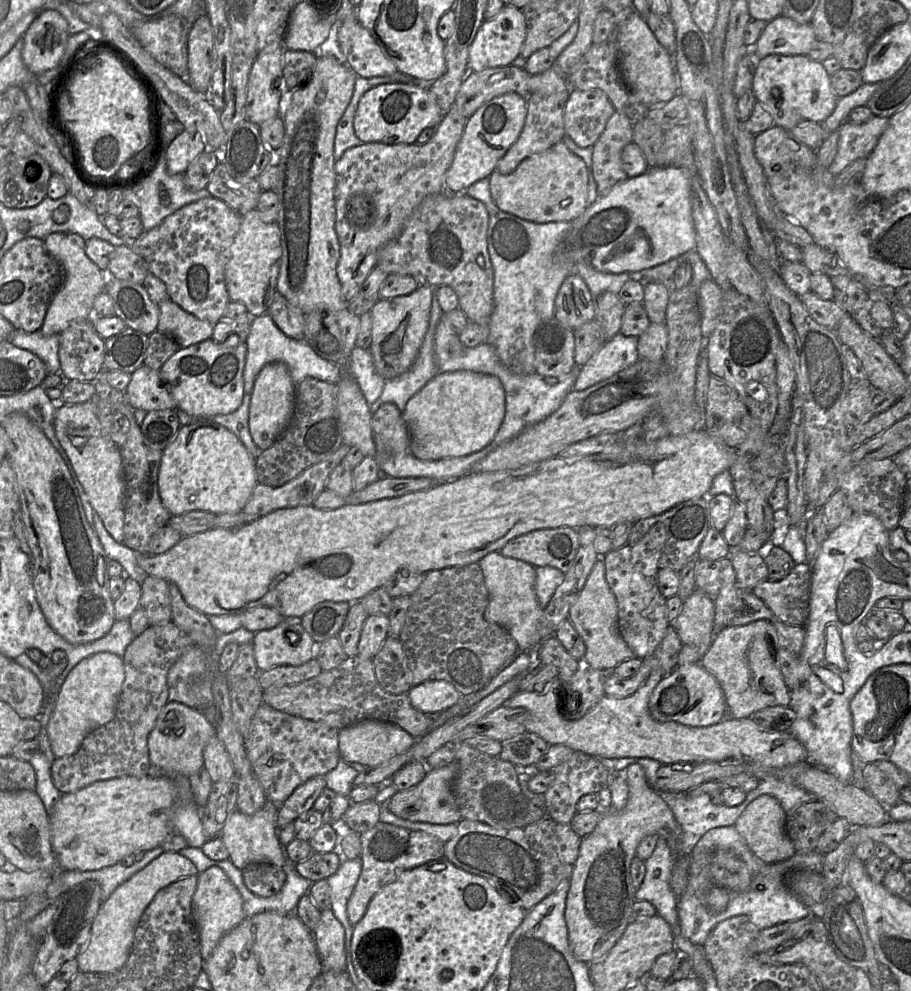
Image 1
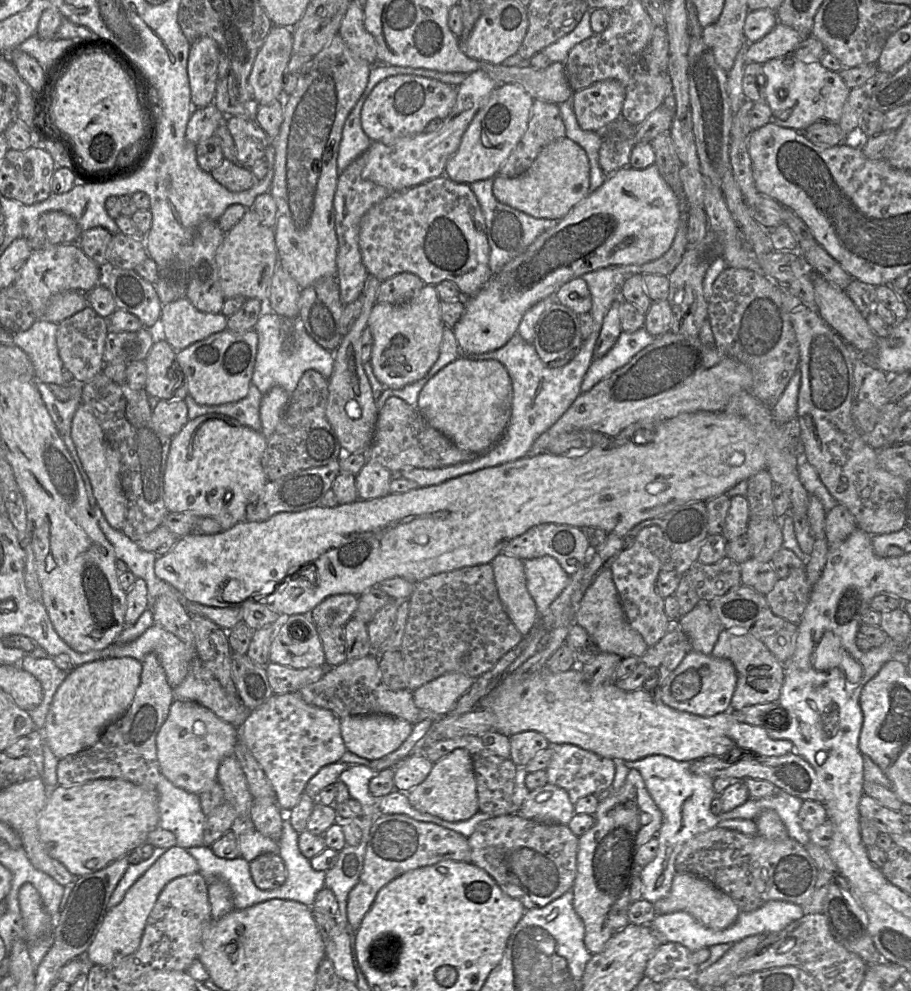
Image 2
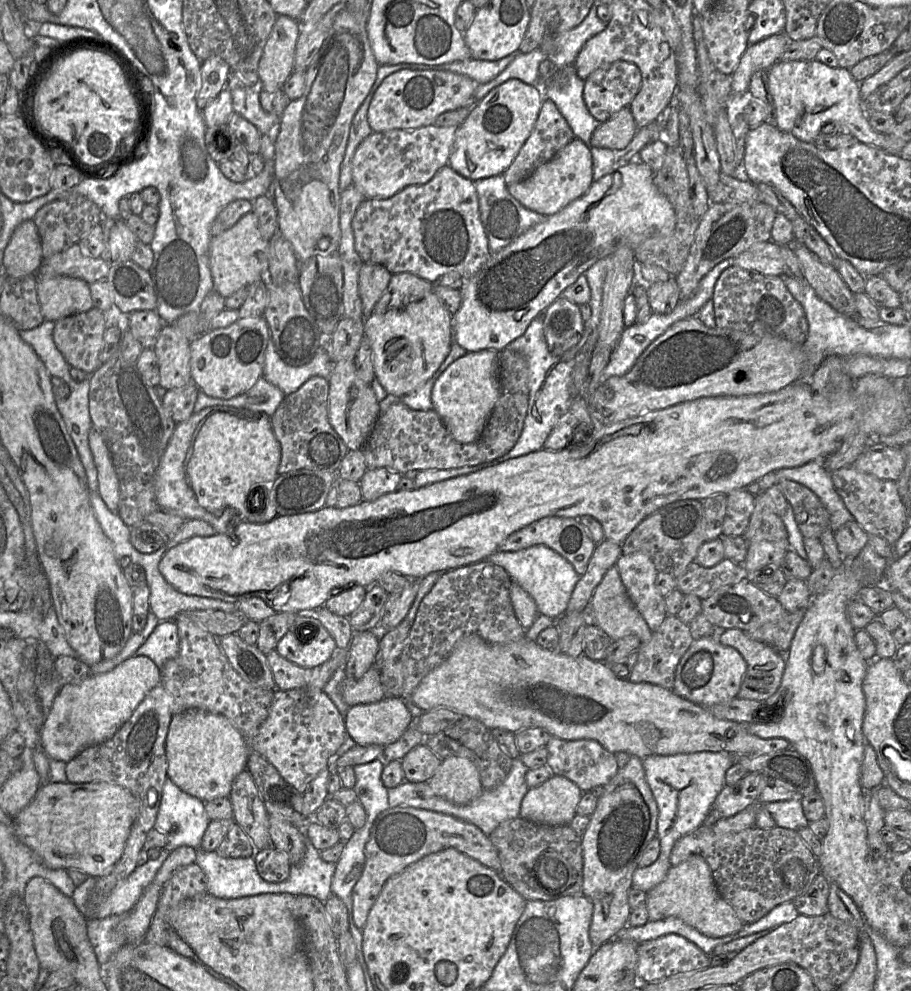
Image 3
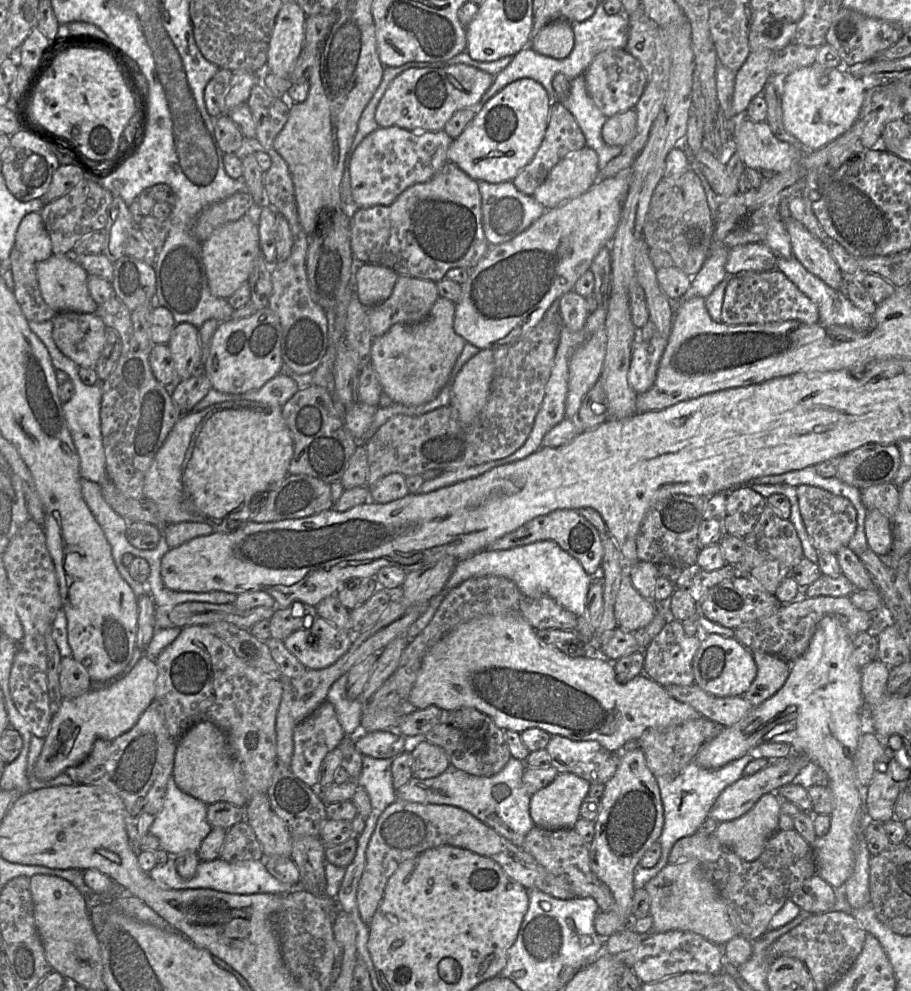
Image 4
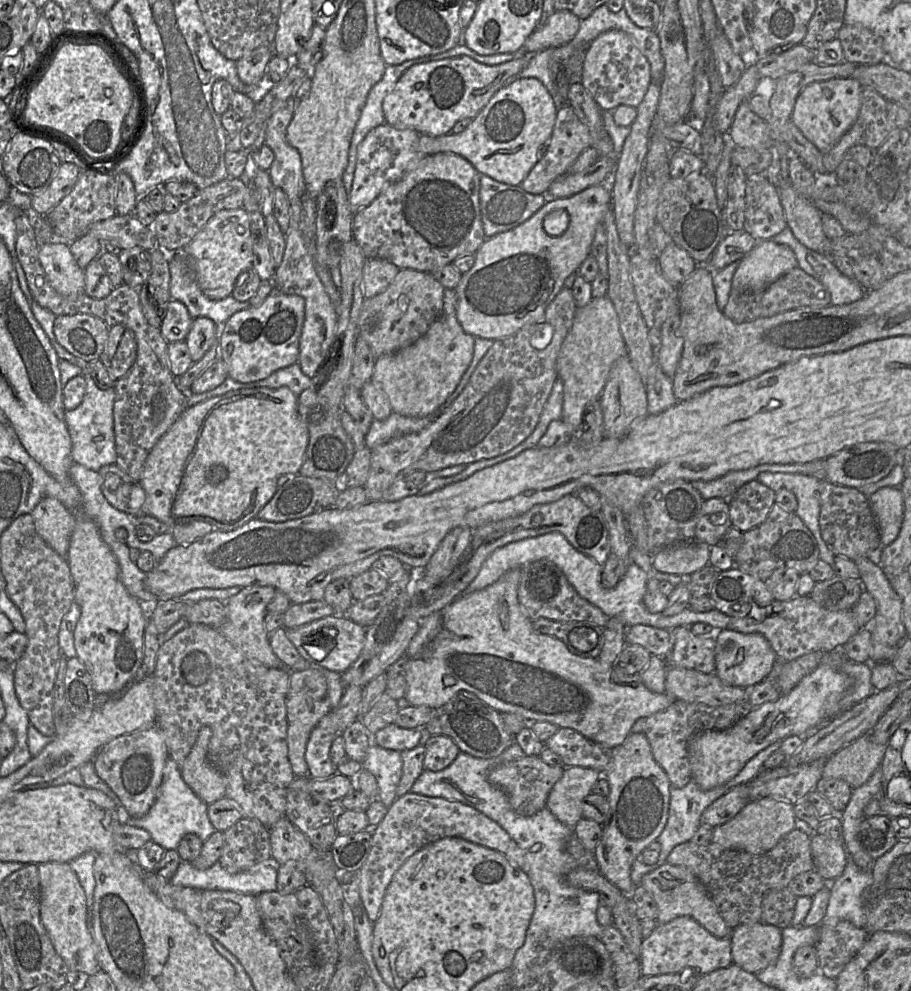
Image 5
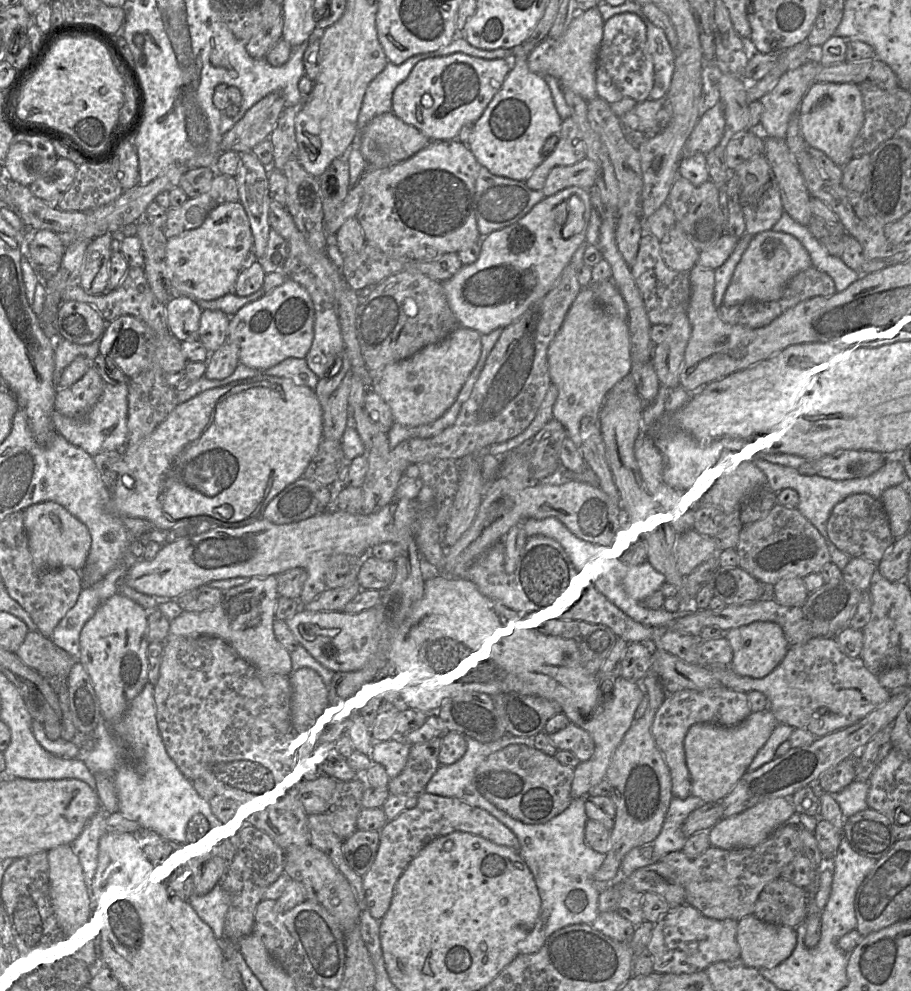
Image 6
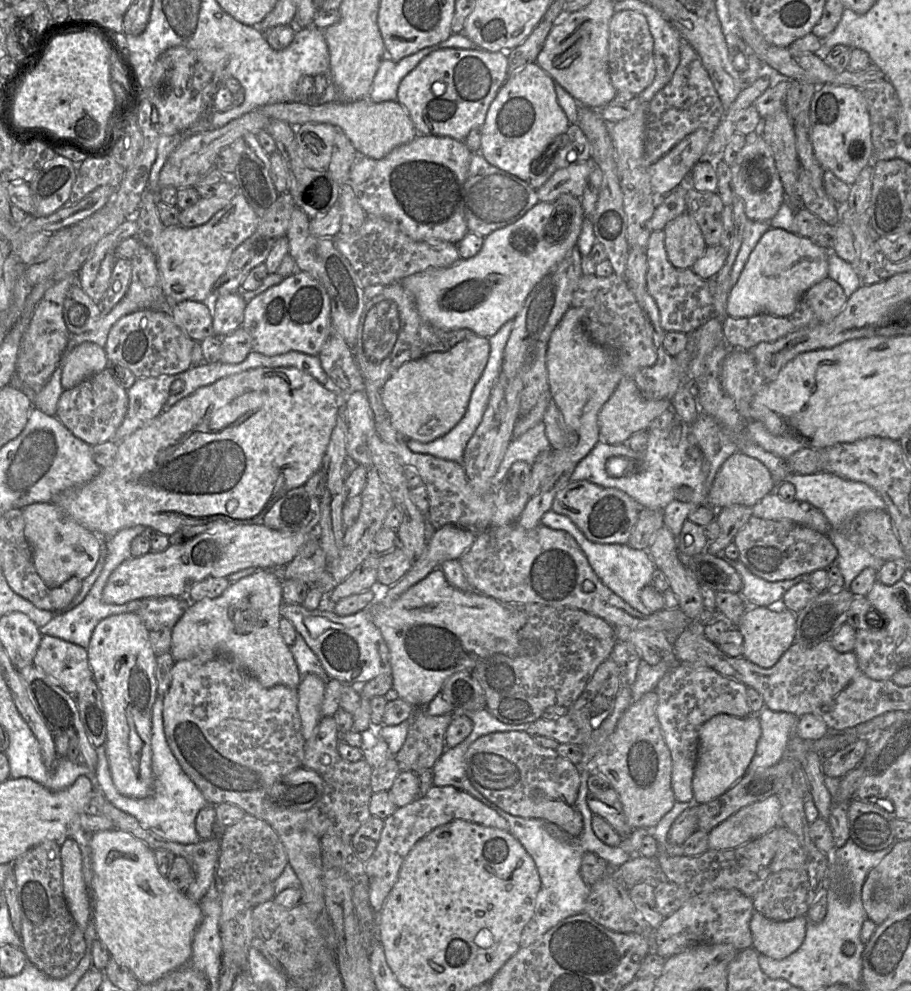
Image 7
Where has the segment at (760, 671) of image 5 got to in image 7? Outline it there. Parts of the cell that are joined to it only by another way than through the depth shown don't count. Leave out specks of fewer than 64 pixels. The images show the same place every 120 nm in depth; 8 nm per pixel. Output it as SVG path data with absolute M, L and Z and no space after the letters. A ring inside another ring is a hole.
M778 606L749 607L736 627L743 635L742 657L768 669L773 667L782 655L795 643L796 614Z

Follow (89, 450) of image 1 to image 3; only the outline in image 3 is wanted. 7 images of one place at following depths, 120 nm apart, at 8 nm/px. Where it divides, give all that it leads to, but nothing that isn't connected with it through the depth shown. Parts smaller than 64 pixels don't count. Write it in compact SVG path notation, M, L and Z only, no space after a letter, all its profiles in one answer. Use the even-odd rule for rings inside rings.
M94 428L89 432L88 440L97 469L97 491L109 510L117 512L120 487L110 451L102 436Z

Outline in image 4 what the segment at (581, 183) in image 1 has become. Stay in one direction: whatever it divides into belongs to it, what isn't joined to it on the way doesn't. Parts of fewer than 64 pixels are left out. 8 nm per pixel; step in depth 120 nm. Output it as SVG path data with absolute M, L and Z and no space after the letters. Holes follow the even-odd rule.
M585 146L557 163L532 196L546 209L555 208L589 190L598 173L597 153Z

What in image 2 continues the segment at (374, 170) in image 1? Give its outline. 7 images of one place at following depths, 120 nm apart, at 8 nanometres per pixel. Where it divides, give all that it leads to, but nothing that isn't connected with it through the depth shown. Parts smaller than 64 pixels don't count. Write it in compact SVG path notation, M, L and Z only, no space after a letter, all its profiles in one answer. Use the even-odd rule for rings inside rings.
M364 156L357 157L344 171L338 175L333 208L335 214L335 232L338 241L336 256L337 280L340 289L340 299L347 305L362 294L369 274L362 262L359 249L360 222L364 214L376 203L387 198L391 193L382 186L361 177L364 167Z

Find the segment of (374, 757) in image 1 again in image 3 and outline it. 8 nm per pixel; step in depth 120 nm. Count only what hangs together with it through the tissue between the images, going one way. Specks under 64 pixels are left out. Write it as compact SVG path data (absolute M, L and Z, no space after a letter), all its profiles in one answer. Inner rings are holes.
M402 697L351 706L344 716L345 729L357 745L387 746L397 741L412 724L413 717Z

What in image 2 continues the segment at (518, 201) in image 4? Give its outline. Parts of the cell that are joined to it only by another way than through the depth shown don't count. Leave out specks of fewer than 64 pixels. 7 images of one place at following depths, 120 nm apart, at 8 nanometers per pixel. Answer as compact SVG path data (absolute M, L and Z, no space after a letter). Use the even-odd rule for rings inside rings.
M493 179L476 181L469 186L477 198L485 220L486 235L490 248L489 267L491 276L499 272L512 259L523 253L539 235L554 227L560 220L534 218L500 203L493 195Z

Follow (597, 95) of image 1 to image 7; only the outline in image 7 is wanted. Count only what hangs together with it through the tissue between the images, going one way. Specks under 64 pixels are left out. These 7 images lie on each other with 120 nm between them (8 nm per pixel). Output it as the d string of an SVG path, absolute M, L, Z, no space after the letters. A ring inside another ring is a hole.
M634 10L615 12L609 22L608 68L611 83L617 92L631 92L635 96L643 92L656 74L653 37L646 17Z

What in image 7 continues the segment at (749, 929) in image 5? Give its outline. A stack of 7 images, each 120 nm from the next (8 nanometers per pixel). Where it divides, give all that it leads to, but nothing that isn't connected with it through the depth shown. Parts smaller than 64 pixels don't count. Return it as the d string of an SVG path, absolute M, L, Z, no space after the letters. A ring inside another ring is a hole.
M754 912L750 921L752 948L769 958L784 959L800 948L806 927L806 915L788 921L774 921Z

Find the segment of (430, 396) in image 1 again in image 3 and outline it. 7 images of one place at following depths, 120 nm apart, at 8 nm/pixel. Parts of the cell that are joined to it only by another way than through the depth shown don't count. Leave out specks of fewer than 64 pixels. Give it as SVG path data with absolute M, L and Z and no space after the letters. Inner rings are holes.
M494 350L468 352L453 362L436 381L431 393L432 409L438 413L446 429L457 442L472 443L481 436L499 393L499 352Z

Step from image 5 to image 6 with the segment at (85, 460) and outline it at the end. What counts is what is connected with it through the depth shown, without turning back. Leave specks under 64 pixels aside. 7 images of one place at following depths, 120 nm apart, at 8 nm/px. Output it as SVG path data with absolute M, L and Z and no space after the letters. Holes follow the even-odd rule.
M124 383L105 385L102 395L86 417L71 418L54 410L51 418L56 432L94 457L105 451L123 450L128 434L127 412L128 385Z

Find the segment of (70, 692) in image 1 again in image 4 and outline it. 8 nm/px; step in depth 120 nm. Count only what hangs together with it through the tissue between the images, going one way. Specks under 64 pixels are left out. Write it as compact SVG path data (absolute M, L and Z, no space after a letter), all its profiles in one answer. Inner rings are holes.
M143 655L125 676L117 676L103 682L92 682L92 688L85 694L74 699L63 698L59 710L52 716L49 733L44 738L42 751L33 770L34 776L42 781L51 780L64 773L66 768L78 766L84 761L96 740L115 739L129 731L155 699L157 678L158 668L155 659Z

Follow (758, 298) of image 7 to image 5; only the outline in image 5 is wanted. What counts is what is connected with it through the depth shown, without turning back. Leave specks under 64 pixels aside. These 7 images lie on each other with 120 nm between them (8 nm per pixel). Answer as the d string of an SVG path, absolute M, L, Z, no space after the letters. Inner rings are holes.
M772 240L759 241L741 260L732 279L735 292L760 292L797 267L794 252Z

